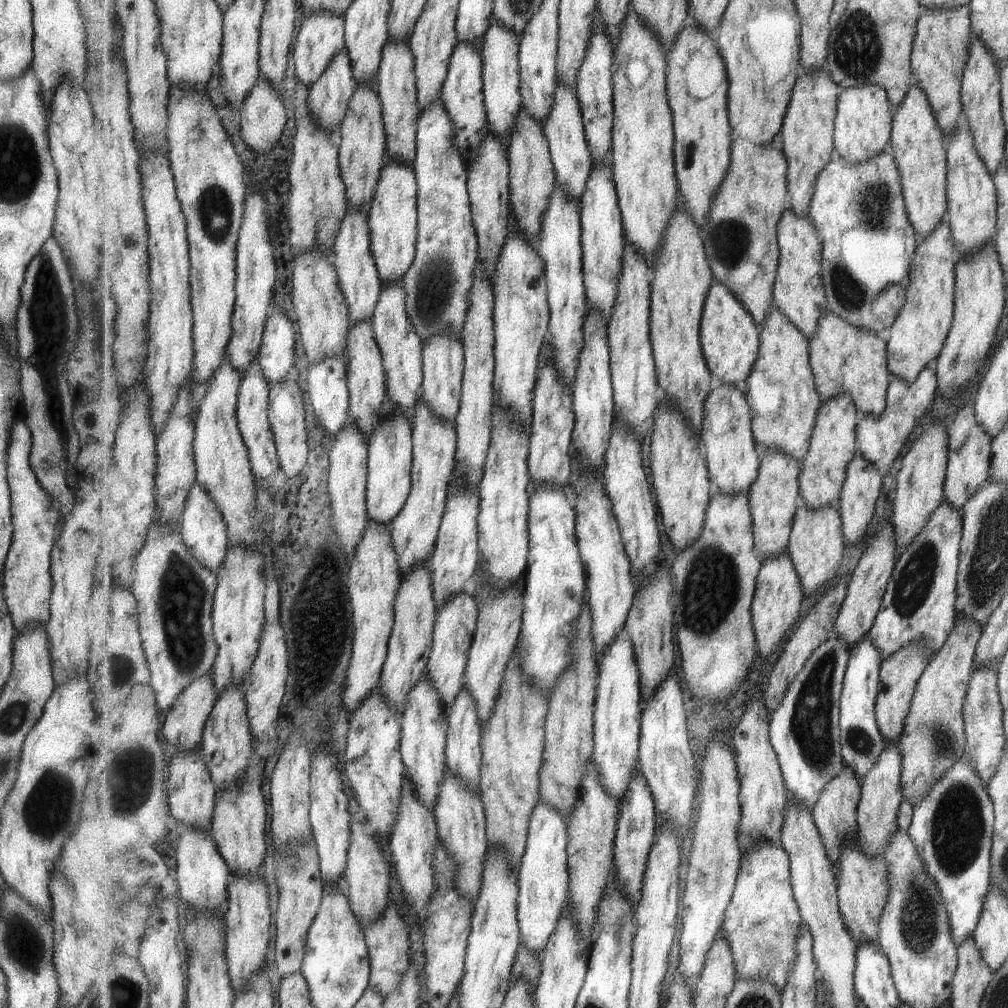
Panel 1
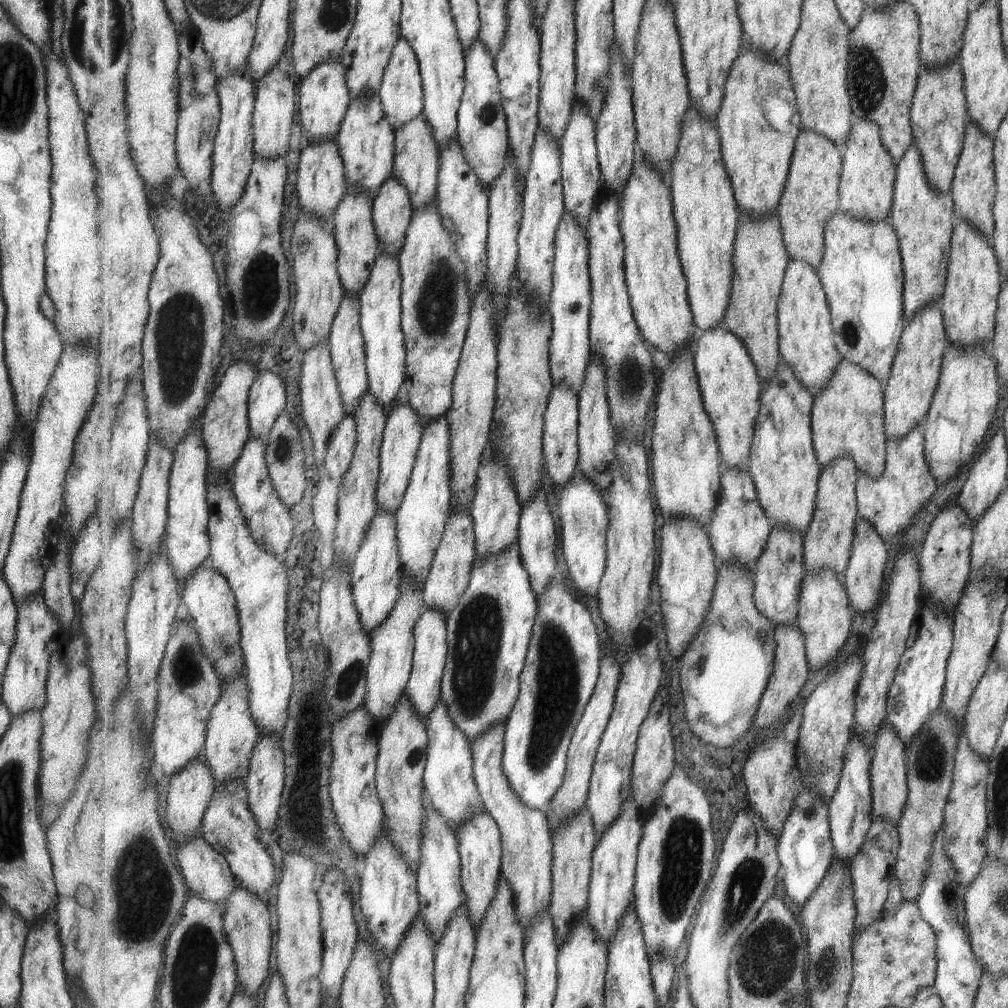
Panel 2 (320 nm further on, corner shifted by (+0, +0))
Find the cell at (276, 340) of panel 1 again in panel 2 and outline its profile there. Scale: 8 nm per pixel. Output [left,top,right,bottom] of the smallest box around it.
[248,372,287,441]

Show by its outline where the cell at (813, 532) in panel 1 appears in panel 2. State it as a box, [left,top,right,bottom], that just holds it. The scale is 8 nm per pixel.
[797,569,855,672]

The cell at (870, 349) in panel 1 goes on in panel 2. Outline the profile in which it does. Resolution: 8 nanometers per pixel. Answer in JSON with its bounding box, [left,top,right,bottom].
[812,359,888,479]

